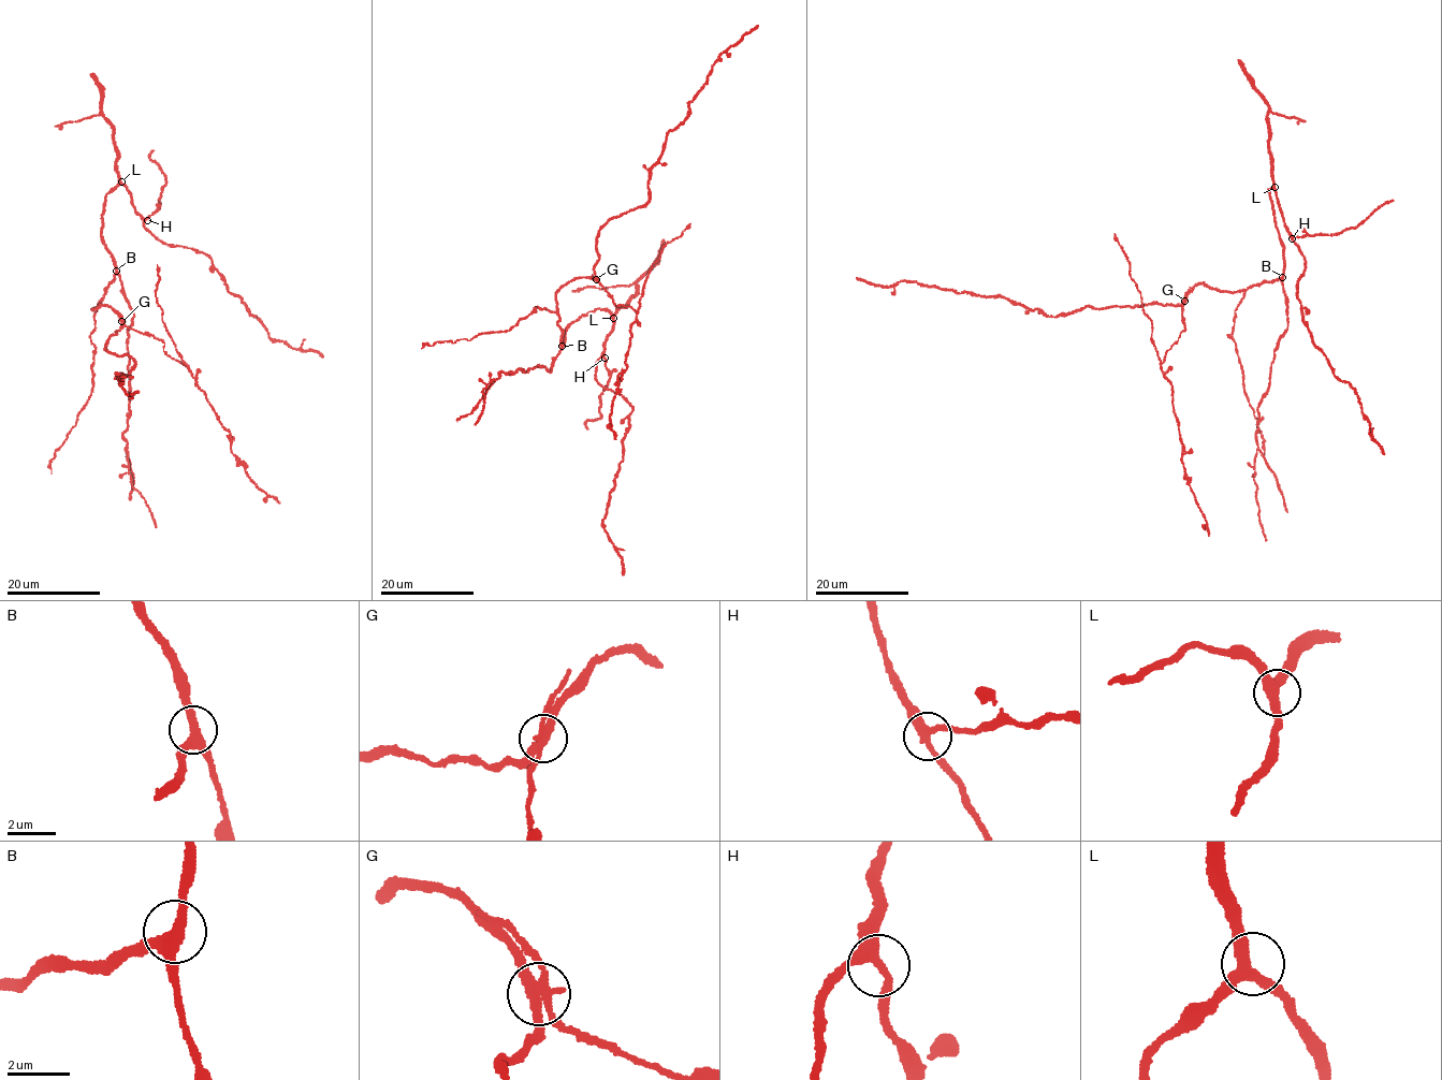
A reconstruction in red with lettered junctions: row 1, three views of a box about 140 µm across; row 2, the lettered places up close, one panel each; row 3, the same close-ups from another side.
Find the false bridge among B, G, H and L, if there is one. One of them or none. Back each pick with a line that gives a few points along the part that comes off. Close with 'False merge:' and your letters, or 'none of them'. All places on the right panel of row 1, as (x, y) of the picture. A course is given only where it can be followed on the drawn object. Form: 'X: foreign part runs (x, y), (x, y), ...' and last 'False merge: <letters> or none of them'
G: foreign part runs (1184, 301), (1183, 331), (1165, 352), (1161, 365), (1171, 387), (1182, 464), (1204, 514), (1208, 536)
False merge: G

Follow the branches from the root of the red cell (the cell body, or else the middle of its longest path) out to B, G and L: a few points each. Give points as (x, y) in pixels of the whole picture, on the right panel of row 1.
B: (1267, 281), (1282, 277)
G: (1267, 281), (1234, 292), (1218, 291), (1198, 283), (1184, 301)
L: (1267, 281), (1283, 275), (1284, 263), (1283, 246), (1268, 192), (1275, 187)

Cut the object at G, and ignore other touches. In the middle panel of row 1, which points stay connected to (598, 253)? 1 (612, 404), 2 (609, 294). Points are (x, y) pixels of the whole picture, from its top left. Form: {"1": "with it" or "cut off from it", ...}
{"1": "cut off from it", "2": "cut off from it"}

